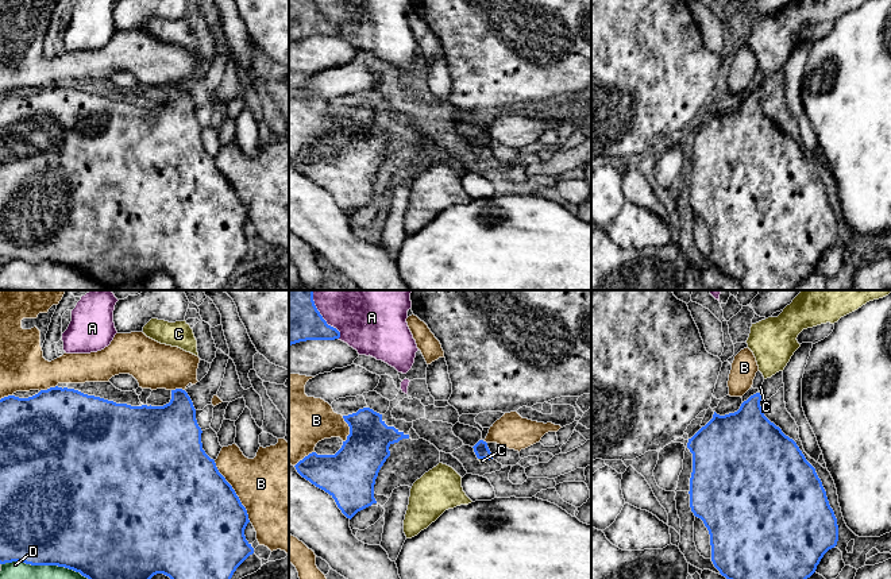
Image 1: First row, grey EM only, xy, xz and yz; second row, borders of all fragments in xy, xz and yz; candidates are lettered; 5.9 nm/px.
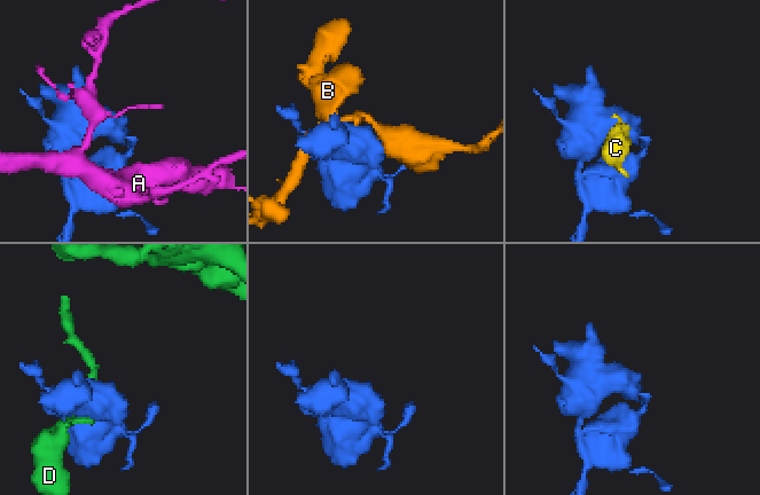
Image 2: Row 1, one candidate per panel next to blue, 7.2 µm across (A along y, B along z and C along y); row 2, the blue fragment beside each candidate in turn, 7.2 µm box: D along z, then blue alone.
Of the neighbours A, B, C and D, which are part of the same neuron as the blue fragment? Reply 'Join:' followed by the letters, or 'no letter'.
Join: C

